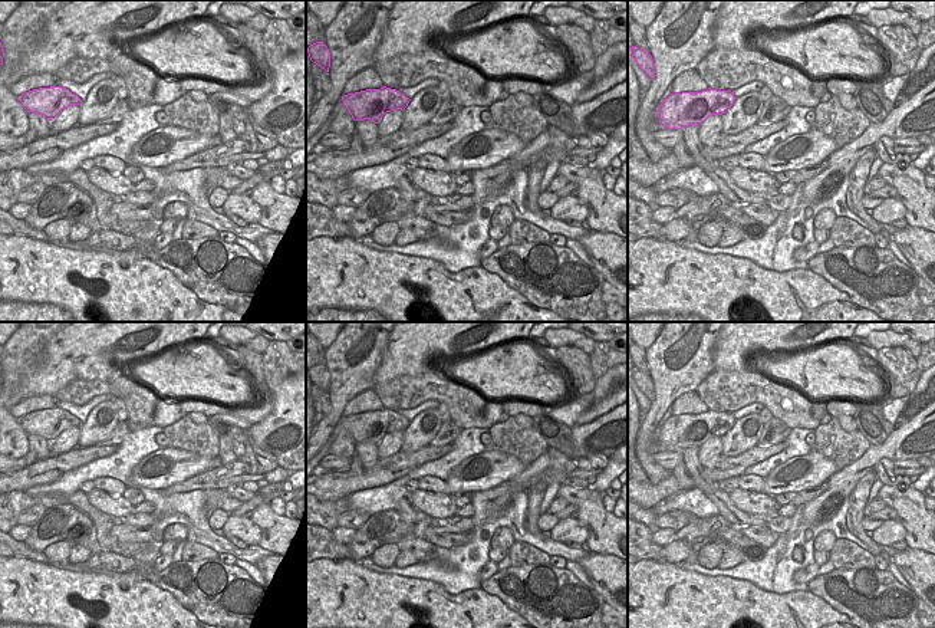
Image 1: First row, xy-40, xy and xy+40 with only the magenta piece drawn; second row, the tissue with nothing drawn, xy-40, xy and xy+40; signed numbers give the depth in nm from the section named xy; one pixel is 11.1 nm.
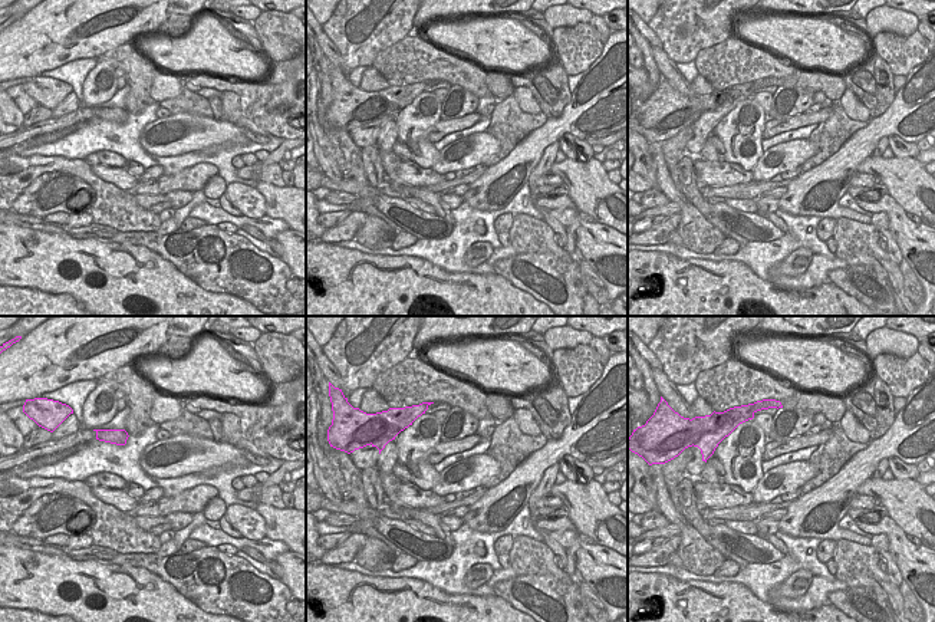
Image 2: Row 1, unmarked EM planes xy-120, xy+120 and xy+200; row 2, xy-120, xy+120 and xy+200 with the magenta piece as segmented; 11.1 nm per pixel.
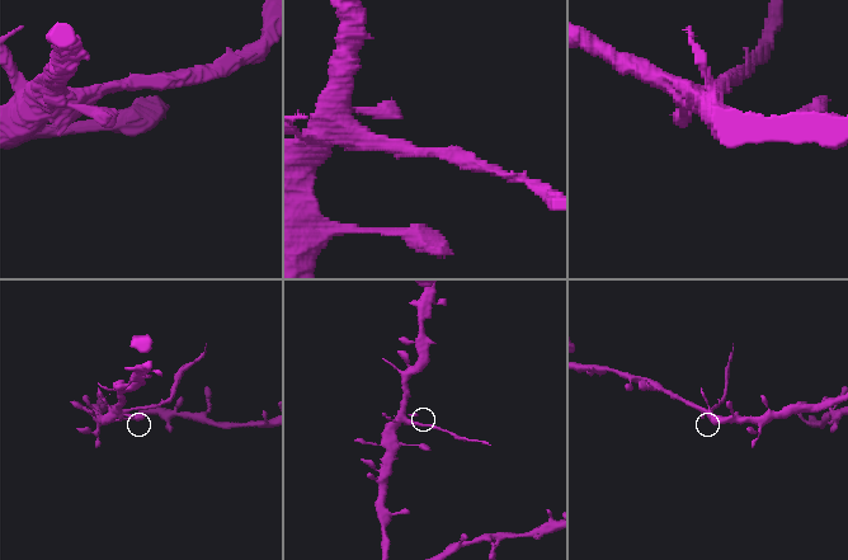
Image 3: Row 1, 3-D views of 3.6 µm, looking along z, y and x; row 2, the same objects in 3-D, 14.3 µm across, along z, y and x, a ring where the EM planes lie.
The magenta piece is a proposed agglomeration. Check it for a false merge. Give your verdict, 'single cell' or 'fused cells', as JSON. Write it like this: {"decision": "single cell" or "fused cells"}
{"decision": "fused cells"}

